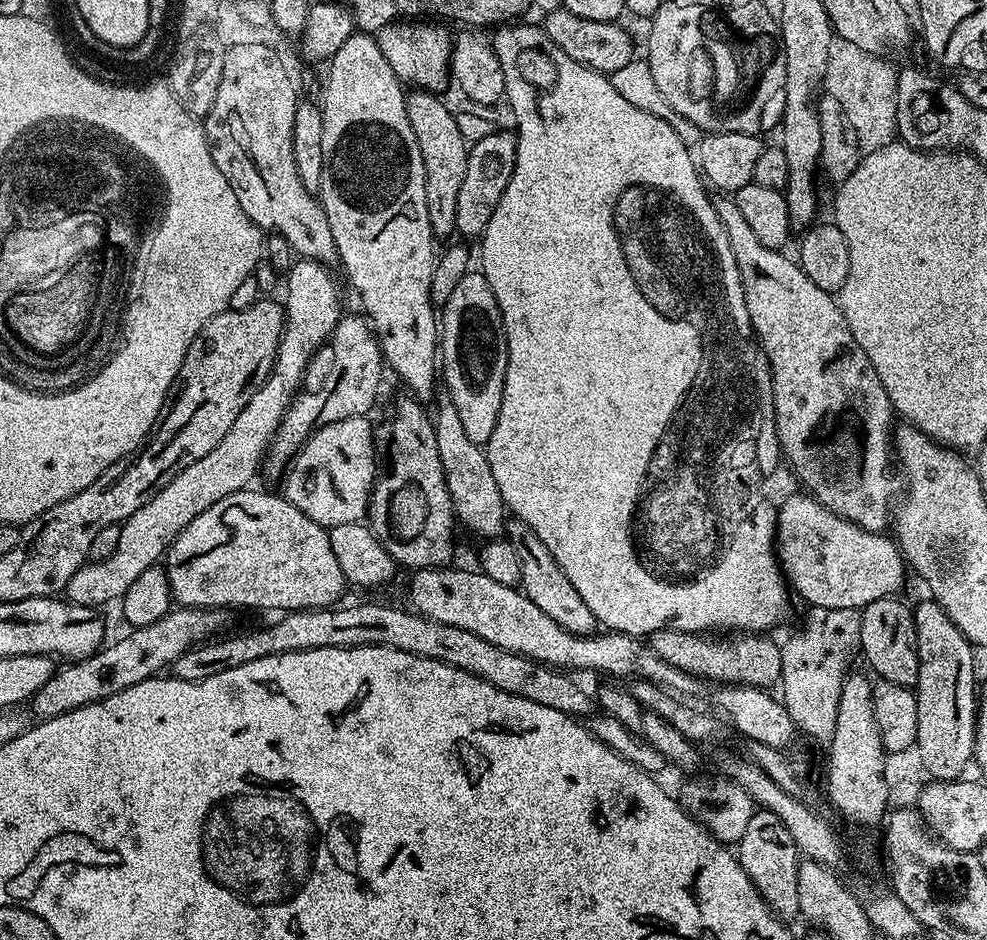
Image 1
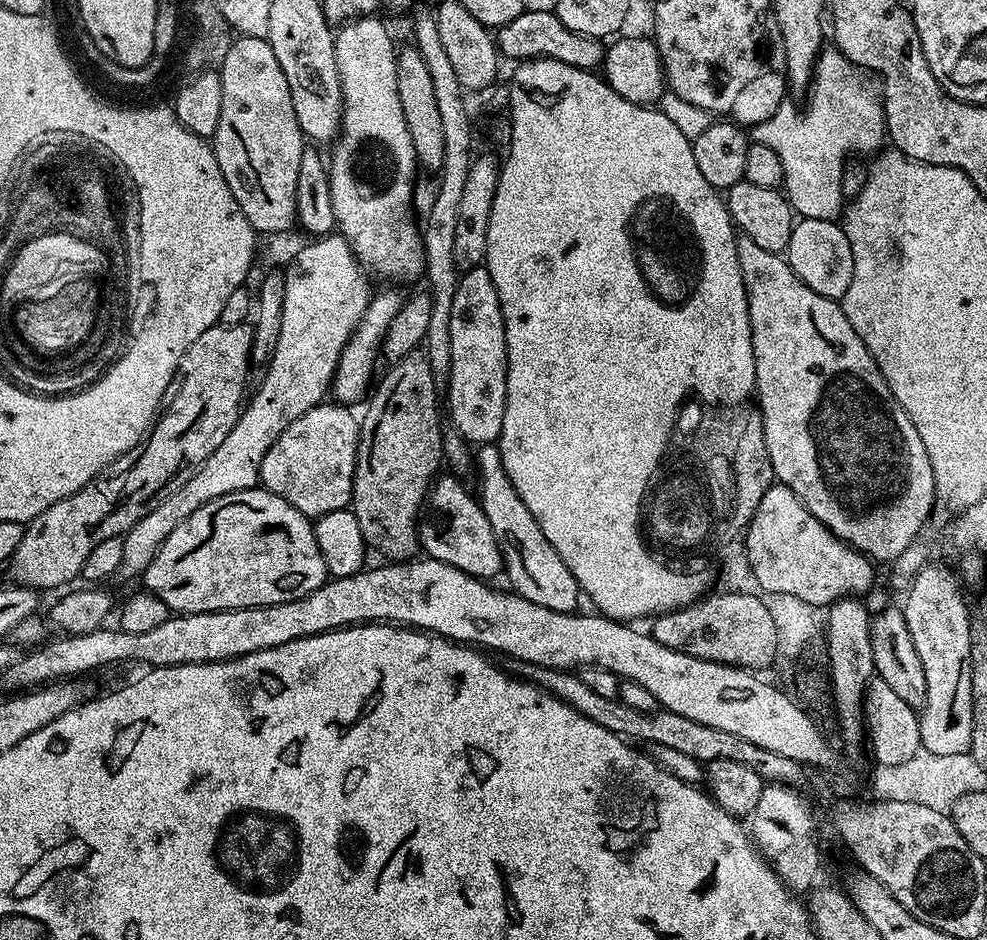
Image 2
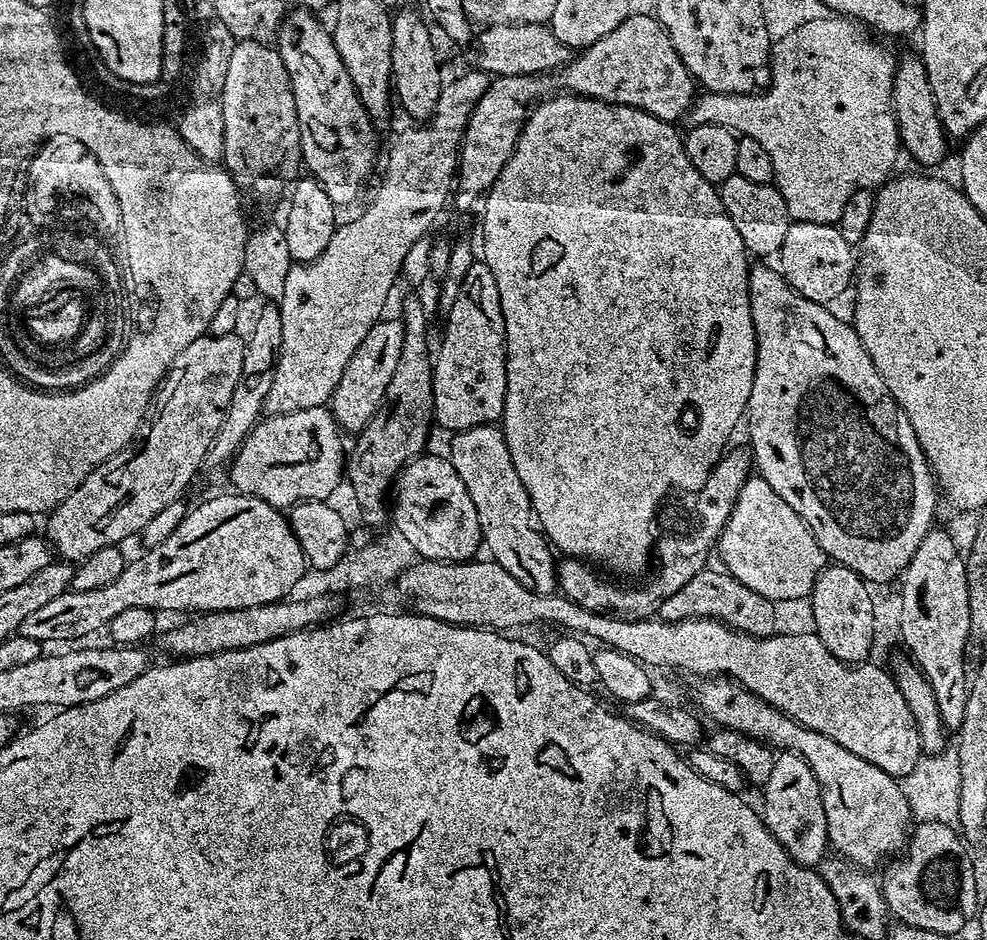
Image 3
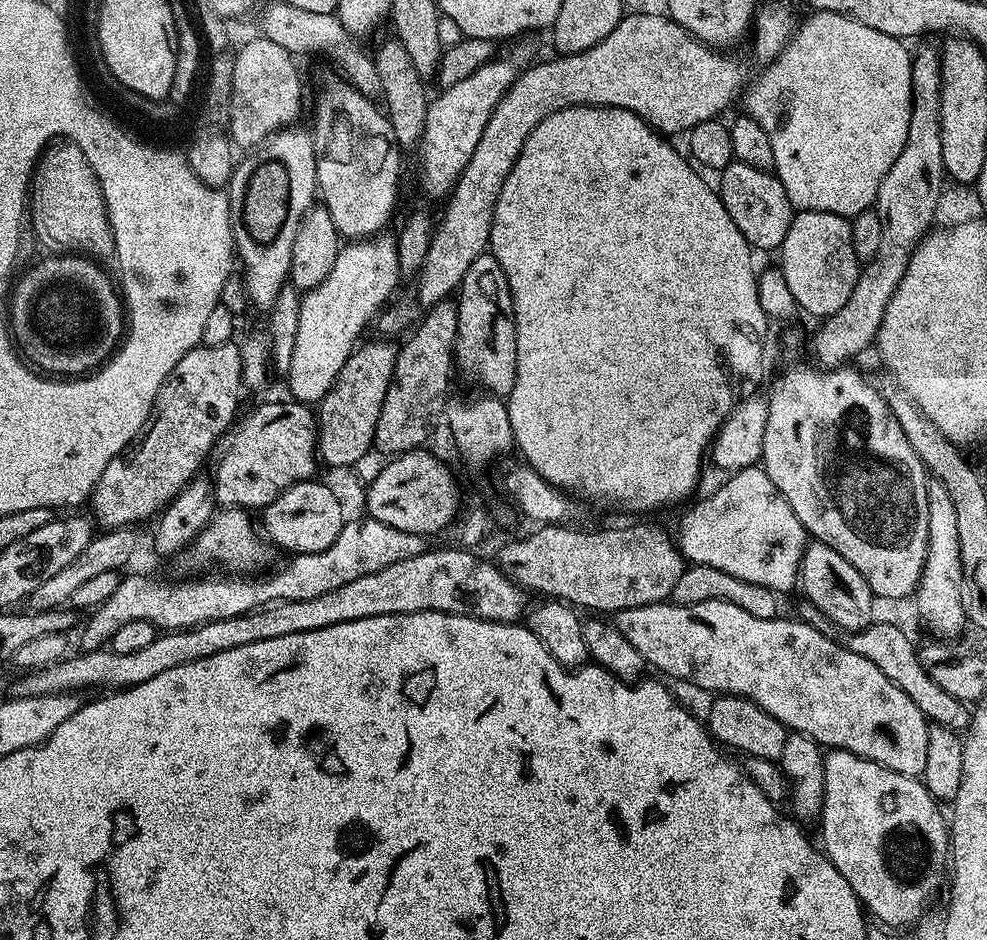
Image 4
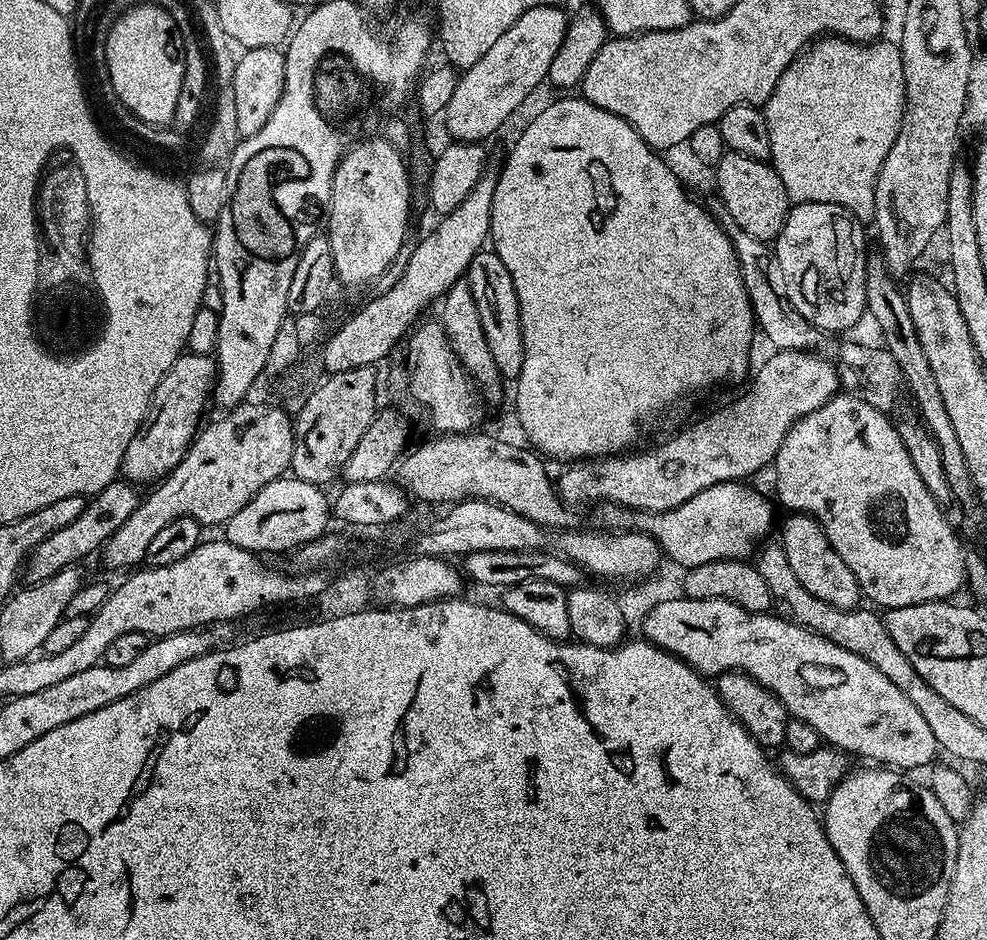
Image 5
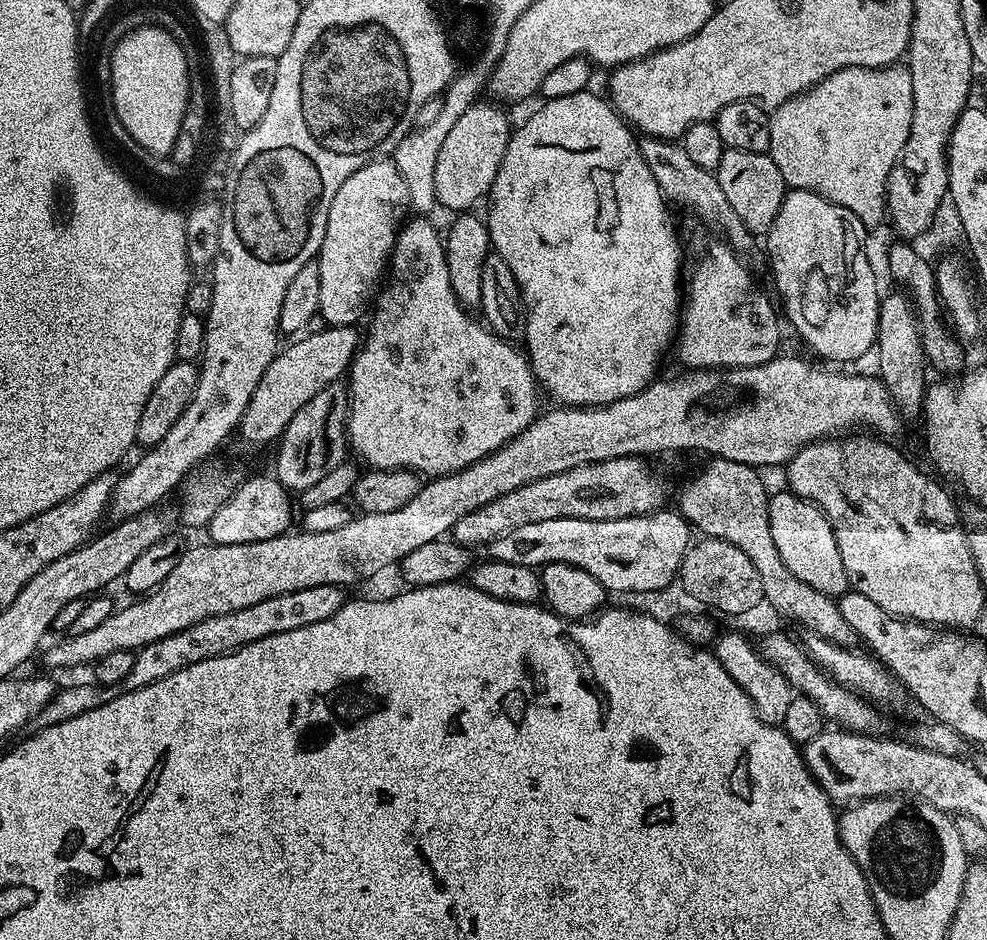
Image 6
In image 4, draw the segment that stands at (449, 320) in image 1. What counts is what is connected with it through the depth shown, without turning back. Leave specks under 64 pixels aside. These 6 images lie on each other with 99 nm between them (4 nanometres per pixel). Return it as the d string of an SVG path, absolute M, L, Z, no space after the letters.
M491 254L474 258L470 262L470 270L466 270L466 278L462 278L456 300L458 310L458 334L454 364L460 368L476 384L481 384L485 393L506 398L514 390L516 377L516 322L512 318L512 295L506 282L506 274L502 274L502 266Z

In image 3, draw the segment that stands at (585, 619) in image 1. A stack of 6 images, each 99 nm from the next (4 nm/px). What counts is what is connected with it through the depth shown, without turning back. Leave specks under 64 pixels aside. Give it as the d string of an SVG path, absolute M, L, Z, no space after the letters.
M496 424L474 426L470 430L455 433L451 440L450 459L454 470L458 470L458 478L462 478L466 490L470 490L474 510L478 510L480 535L486 552L488 548L487 555L495 560L498 566L502 566L506 574L518 578L518 582L522 582L526 590L534 590L534 594L550 594L557 591L558 560L557 557L552 557L554 549L534 519L532 503L526 494L526 486L522 486L522 478L518 478L518 470L514 468L514 462L510 458L510 446L506 446L503 427Z

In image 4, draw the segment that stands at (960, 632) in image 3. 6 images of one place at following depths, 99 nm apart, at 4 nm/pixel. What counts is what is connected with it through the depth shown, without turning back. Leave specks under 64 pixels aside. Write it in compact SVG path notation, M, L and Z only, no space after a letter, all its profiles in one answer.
M929 479L926 486L926 510L928 511L928 549L926 562L920 575L920 586L914 593L916 612L924 619L936 638L956 636L966 628L962 608L962 558L958 550L958 517L950 490L942 482Z

